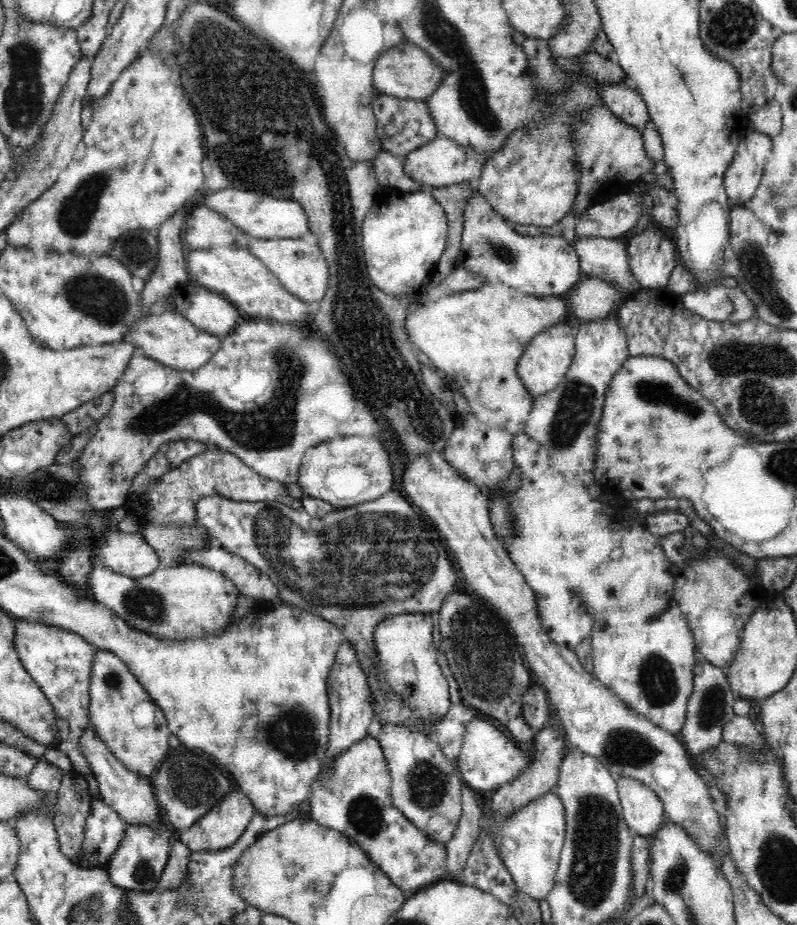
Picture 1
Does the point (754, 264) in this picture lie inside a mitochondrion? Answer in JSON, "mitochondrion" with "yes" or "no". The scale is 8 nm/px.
{"mitochondrion":"yes"}

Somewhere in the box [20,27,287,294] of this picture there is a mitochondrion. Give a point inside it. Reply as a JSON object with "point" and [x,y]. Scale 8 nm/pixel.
{"point":[74,215]}

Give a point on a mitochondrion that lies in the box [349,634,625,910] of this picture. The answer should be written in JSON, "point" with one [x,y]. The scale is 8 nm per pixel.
{"point":[426,785]}

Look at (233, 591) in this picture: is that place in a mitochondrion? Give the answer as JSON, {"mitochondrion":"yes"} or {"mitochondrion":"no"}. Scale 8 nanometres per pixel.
{"mitochondrion":"no"}

